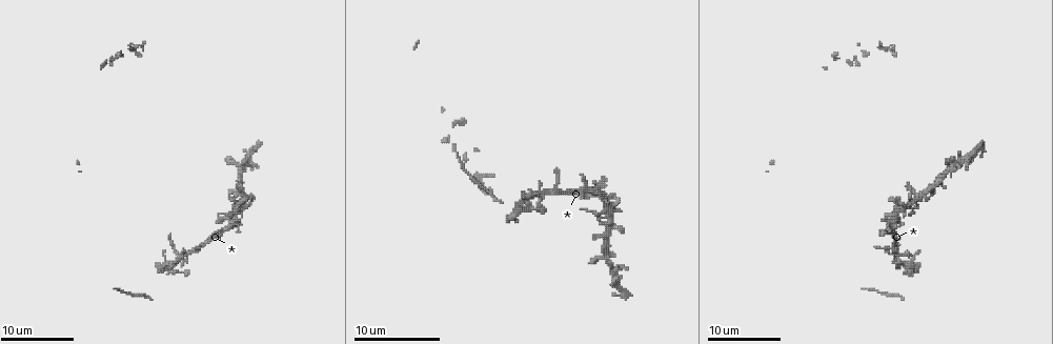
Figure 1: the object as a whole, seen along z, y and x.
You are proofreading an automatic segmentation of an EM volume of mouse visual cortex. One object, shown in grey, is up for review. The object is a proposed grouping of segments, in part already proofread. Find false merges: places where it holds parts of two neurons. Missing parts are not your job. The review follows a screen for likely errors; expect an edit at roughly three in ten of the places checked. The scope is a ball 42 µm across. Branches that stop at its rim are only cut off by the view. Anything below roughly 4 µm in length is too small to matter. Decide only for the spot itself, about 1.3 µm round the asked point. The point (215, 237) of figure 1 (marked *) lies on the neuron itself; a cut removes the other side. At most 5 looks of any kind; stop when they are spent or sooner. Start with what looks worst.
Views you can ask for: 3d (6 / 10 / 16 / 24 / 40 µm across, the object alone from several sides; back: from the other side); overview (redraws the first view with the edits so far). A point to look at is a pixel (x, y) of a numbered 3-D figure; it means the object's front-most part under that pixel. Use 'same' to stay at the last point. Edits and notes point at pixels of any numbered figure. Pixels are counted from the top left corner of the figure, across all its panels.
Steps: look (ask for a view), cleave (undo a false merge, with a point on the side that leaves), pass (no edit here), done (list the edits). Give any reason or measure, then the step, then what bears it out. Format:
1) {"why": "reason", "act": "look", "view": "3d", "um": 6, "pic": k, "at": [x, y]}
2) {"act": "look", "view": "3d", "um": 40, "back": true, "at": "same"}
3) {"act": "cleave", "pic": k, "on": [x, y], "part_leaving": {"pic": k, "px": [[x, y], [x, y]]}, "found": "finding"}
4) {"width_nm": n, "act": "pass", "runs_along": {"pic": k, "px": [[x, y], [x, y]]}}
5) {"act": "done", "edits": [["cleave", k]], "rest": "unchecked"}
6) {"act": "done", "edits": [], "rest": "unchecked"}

{"why": "four or more arms meet", "act": "look", "view": "3d", "um": 16, "pic": 1, "at": [533, 193]}

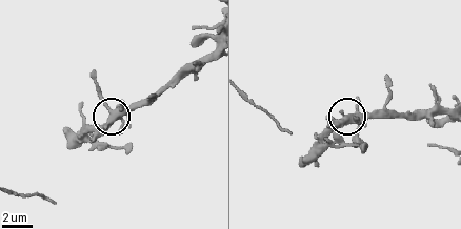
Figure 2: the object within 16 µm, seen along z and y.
{"act": "look", "view": "3d", "um": 6, "pic": 2, "at": [349, 116]}

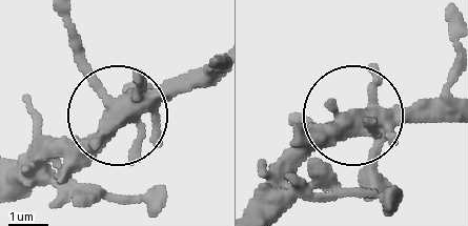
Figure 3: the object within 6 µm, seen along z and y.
{"width_nm": 390, "act": "pass", "found": "continuous, no second neuron"}

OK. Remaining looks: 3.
{"why": "a fork", "act": "look", "view": "3d", "um": 16, "pic": 1, "at": [240, 202]}

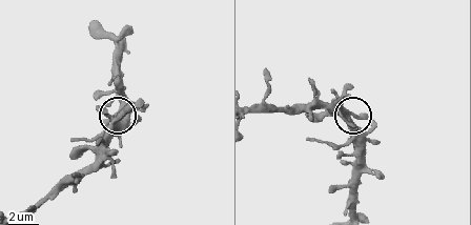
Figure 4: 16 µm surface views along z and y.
{"act": "pass", "found": "all the same neuron"}

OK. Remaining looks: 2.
{"act": "look", "view": "3d", "um": 6, "pic": 1, "at": [950, 166]}

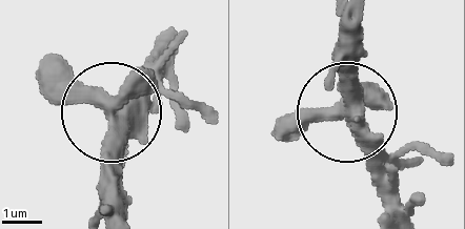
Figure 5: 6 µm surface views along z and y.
{"act": "look", "view": "3d", "um": 6, "back": true, "pic": 5, "at": [346, 117]}

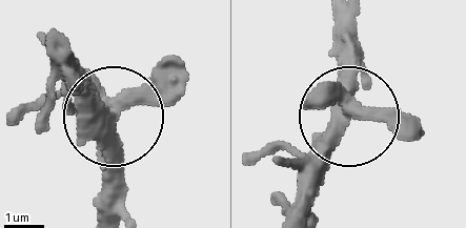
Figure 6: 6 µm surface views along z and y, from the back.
{"width_nm": 460, "act": "pass", "runs_along": {"pic": 6, "px": [[336, 16], [346, 126], [299, 183]]}, "found": "continuous, no second neuron"}

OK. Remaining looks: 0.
{"act": "done", "edits": [], "rest": "unchecked"}

